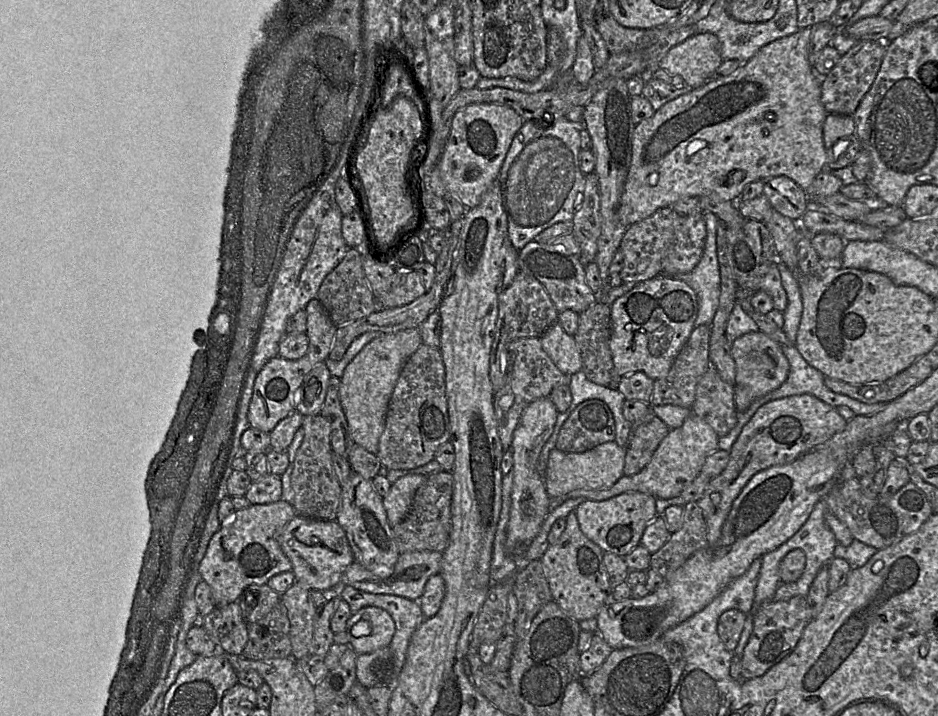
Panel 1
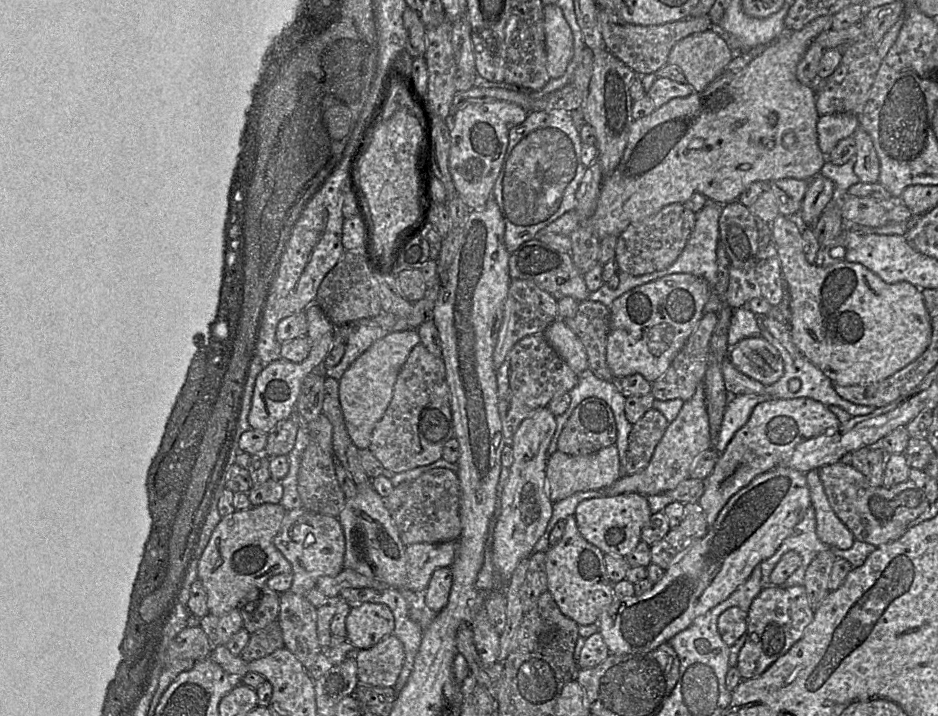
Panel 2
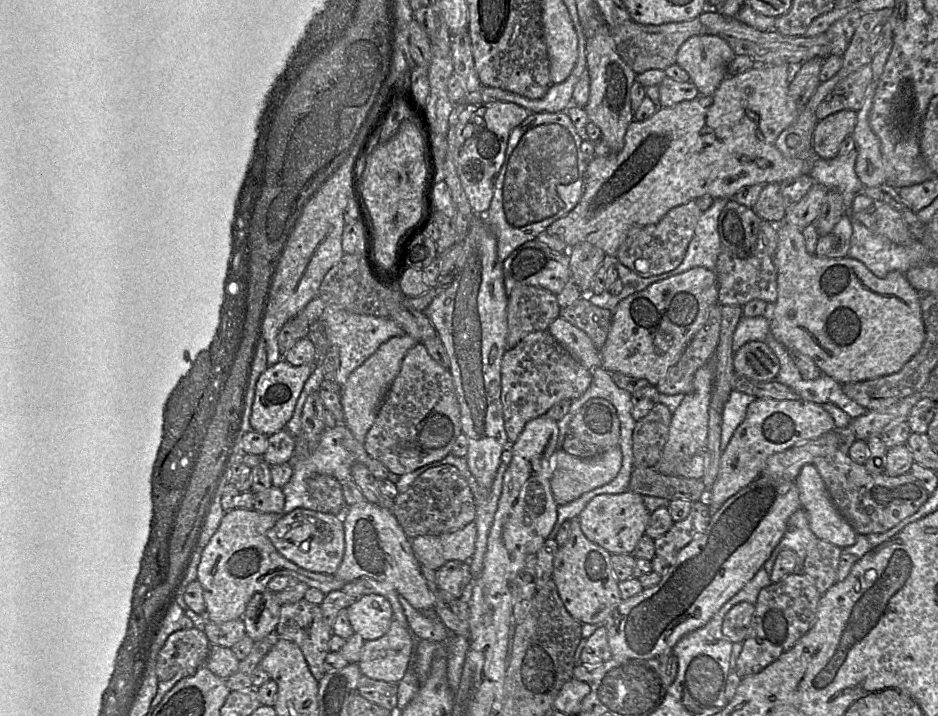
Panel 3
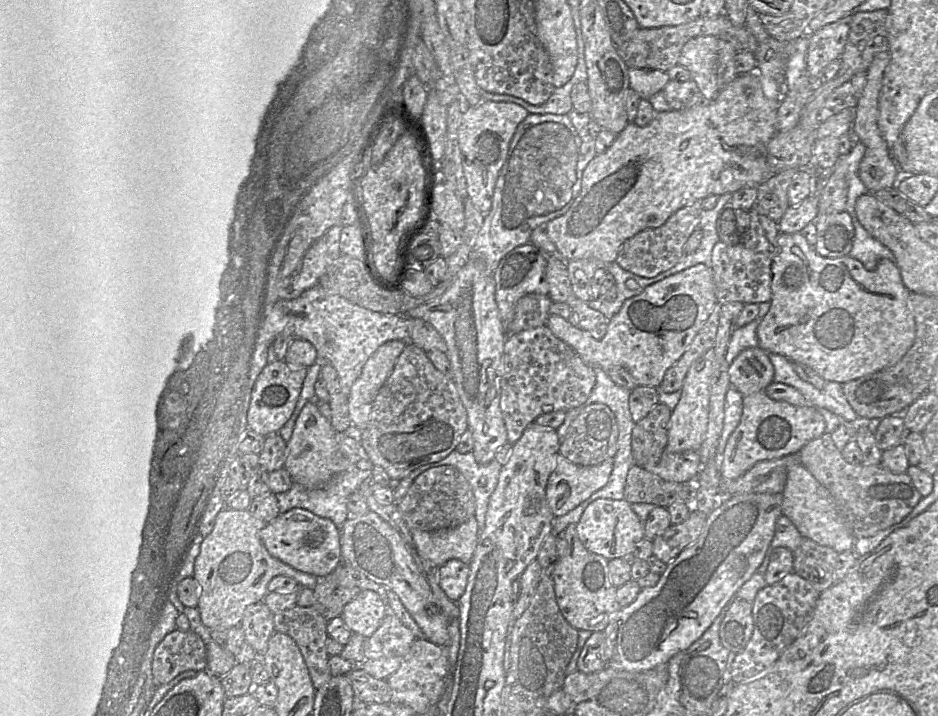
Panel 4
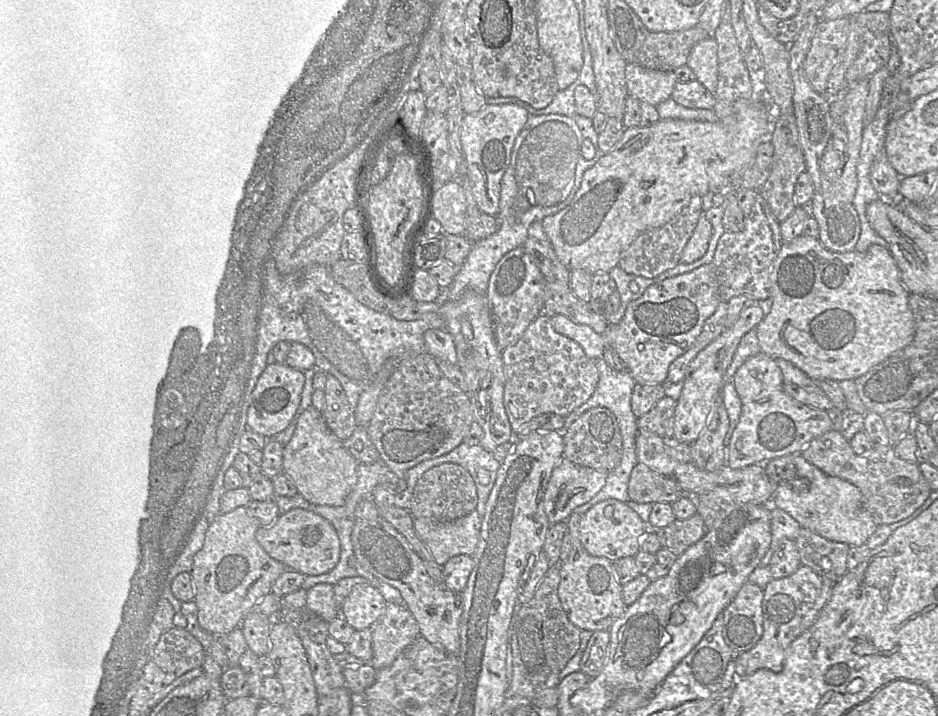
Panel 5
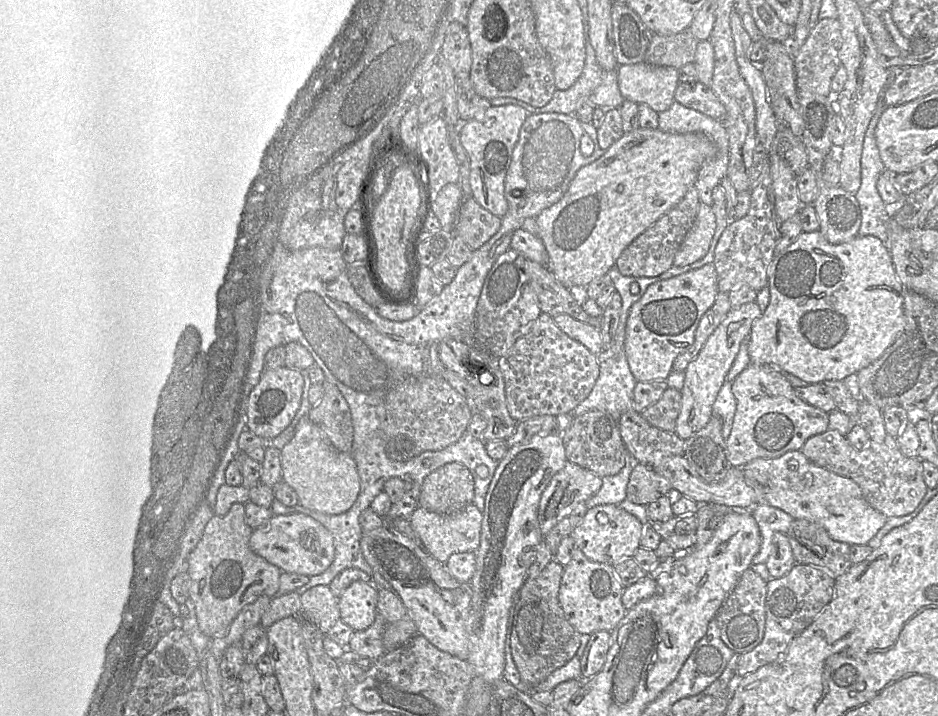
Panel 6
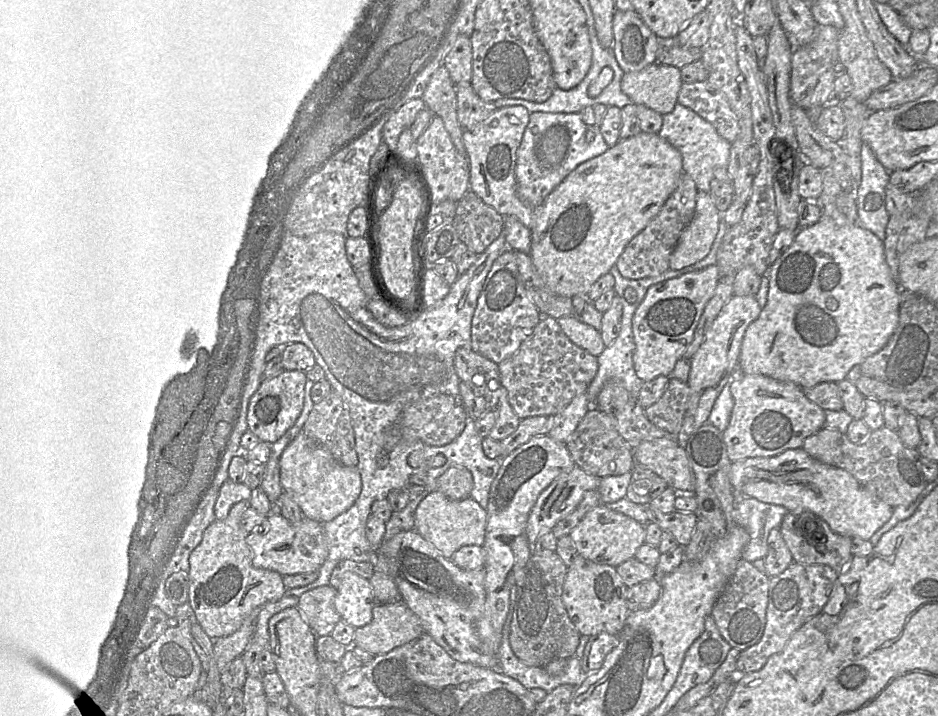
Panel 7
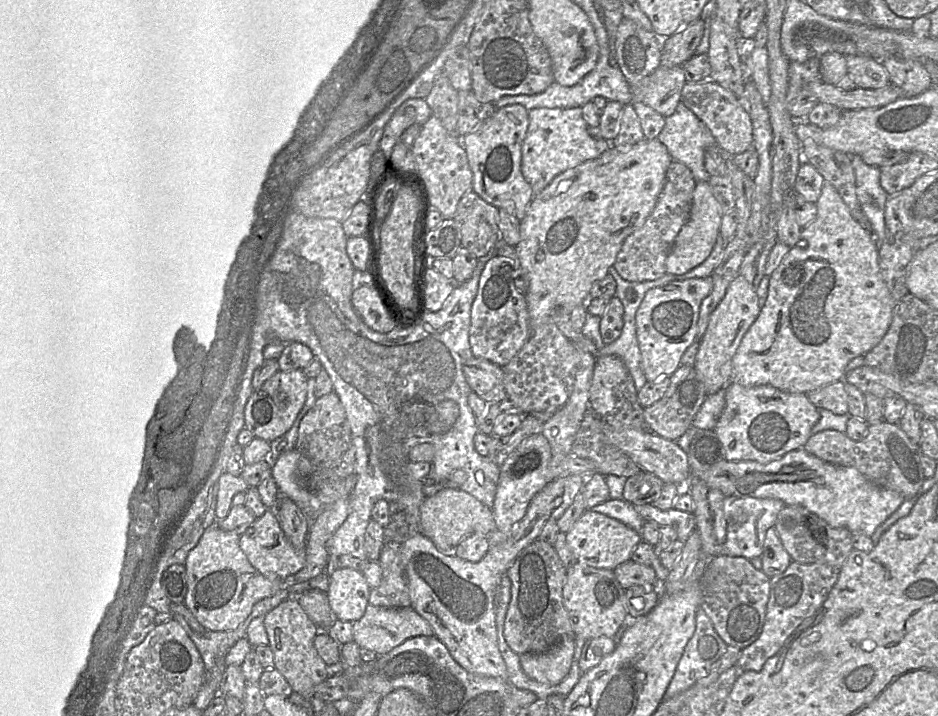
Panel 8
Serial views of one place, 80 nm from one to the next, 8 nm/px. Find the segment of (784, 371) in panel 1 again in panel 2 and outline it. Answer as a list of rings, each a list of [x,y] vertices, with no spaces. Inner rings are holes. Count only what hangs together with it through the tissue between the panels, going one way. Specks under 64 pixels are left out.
[[[762,336],[740,340],[729,350],[735,368],[747,377],[770,386],[784,373],[784,362],[778,350]]]

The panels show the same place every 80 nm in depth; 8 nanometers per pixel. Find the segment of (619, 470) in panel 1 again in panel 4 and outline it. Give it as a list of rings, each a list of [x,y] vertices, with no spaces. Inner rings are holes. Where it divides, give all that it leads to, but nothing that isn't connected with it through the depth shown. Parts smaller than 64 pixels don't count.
[[[559,455],[546,486],[547,504],[552,514],[555,517],[567,514],[603,488],[612,468],[613,458],[596,466],[578,466]]]

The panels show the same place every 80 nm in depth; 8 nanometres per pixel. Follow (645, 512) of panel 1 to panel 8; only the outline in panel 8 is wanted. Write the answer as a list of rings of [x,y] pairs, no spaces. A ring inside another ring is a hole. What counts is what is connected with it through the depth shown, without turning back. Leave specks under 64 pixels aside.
[[[592,510],[585,511],[566,533],[566,541],[579,564],[614,570],[631,560],[634,548],[642,541],[640,532],[624,523]]]

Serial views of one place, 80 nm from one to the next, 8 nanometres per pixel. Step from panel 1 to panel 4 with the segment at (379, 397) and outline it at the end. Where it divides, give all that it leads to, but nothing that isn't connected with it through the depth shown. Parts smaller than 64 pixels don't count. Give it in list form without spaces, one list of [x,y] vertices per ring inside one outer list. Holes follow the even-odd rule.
[[[391,340],[382,344],[369,357],[348,395],[349,418],[352,425],[361,430],[366,428],[373,402],[406,345],[403,341]]]

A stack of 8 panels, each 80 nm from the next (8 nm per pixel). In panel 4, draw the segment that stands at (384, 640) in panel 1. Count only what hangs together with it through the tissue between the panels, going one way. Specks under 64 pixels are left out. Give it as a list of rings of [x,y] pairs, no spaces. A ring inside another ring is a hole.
[[[361,590],[344,606],[341,617],[352,633],[369,638],[387,613],[388,609],[377,592]]]

